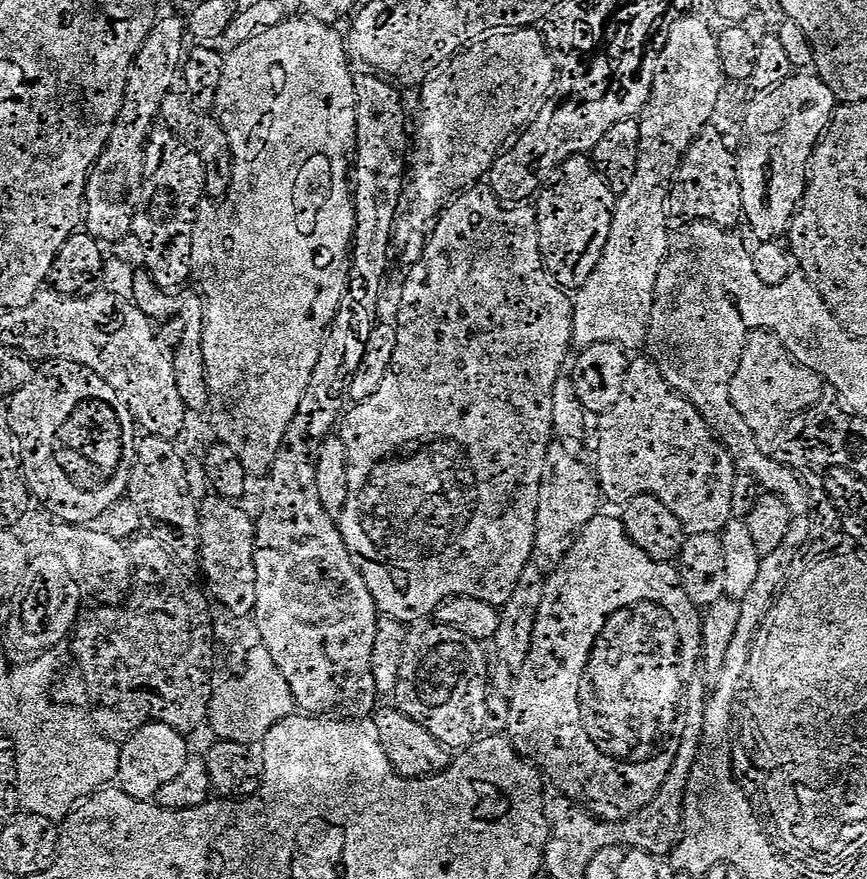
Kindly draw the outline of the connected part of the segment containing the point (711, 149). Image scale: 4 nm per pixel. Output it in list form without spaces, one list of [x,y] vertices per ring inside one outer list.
[[[709,126],[688,147],[684,161],[676,172],[675,191],[684,199],[684,212],[692,222],[718,224],[729,230],[737,227],[736,223],[744,220],[742,210],[742,186],[738,186],[737,153],[728,149],[722,133],[716,126]]]

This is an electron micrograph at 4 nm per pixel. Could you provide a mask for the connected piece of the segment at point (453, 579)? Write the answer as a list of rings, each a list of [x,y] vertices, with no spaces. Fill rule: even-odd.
[[[473,186],[456,197],[437,220],[437,228],[429,239],[419,260],[411,265],[412,273],[404,280],[404,289],[400,292],[400,309],[396,312],[394,323],[396,325],[398,344],[394,352],[391,371],[386,374],[385,381],[372,398],[360,403],[353,403],[347,409],[342,423],[338,428],[338,435],[346,446],[348,455],[348,494],[358,494],[366,482],[366,476],[376,462],[378,466],[388,462],[408,462],[432,446],[438,444],[456,444],[466,460],[468,468],[478,470],[482,486],[450,486],[440,488],[434,492],[432,488],[432,524],[434,516],[438,516],[440,524],[458,526],[454,532],[460,532],[448,542],[440,552],[406,560],[406,564],[382,564],[382,554],[376,548],[368,548],[368,542],[350,542],[352,560],[366,578],[366,586],[370,586],[370,594],[374,598],[377,609],[390,618],[403,620],[411,626],[425,618],[431,617],[442,602],[455,596],[469,596],[482,598],[482,602],[490,602],[503,606],[514,594],[514,586],[518,586],[518,578],[522,578],[522,570],[533,559],[536,547],[536,519],[538,518],[538,494],[542,486],[542,466],[546,466],[546,450],[554,443],[552,423],[554,422],[553,397],[554,384],[565,371],[569,363],[568,351],[573,351],[572,343],[572,300],[569,293],[561,288],[552,278],[552,273],[544,267],[544,255],[540,252],[540,231],[536,221],[536,209],[532,206],[505,206],[500,203],[491,187]]]

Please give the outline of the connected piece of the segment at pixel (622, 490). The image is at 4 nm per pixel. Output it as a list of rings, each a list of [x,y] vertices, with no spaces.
[[[651,358],[629,359],[622,398],[618,398],[618,402],[614,402],[611,410],[603,413],[599,420],[600,429],[596,436],[600,439],[600,445],[596,448],[594,471],[607,503],[609,500],[612,504],[628,506],[633,500],[651,498],[672,511],[688,536],[722,532],[734,517],[732,499],[736,496],[736,476],[738,477],[736,461],[723,439],[714,434],[714,429],[703,412],[669,386],[660,367]]]

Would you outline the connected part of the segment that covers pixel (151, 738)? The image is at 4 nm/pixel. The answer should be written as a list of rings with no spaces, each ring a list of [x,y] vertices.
[[[147,724],[123,741],[119,749],[120,765],[115,779],[122,792],[128,792],[135,800],[151,801],[185,769],[190,751],[189,737],[165,724]]]

